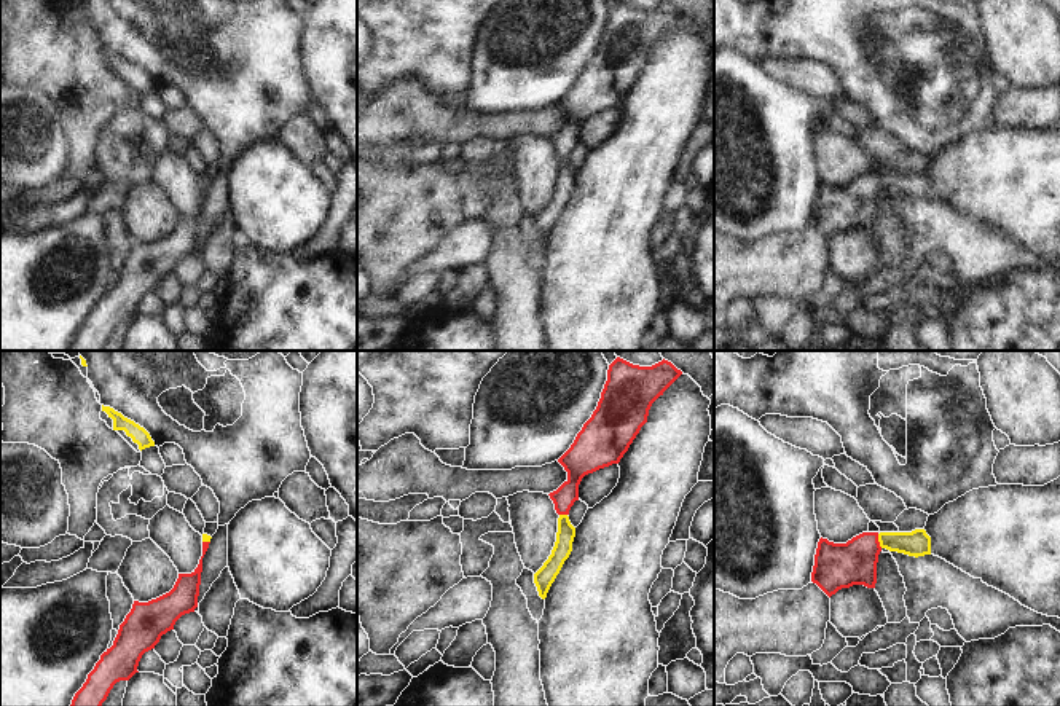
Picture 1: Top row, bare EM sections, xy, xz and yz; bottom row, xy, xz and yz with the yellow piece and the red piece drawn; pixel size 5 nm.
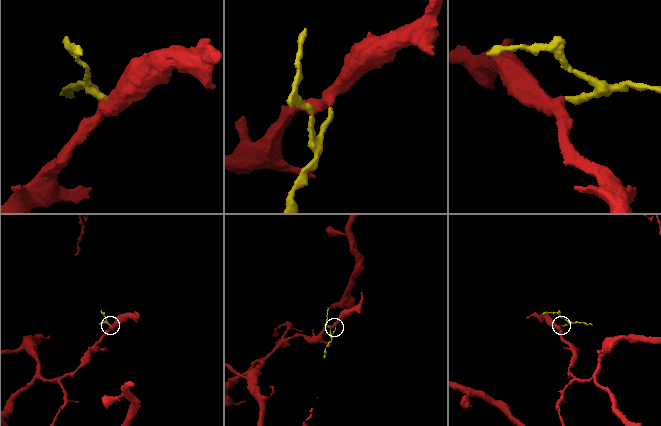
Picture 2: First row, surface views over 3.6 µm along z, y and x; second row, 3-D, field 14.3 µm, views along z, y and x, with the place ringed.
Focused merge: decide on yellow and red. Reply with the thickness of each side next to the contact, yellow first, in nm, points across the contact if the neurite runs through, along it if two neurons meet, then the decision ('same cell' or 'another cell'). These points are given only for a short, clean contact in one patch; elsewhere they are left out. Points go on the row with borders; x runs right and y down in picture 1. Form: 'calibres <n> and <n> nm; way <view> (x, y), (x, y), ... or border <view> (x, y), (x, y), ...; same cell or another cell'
calibres 130 and 220 nm; way yz (917, 542), (879, 541), (851, 563), (837, 566); same cell

